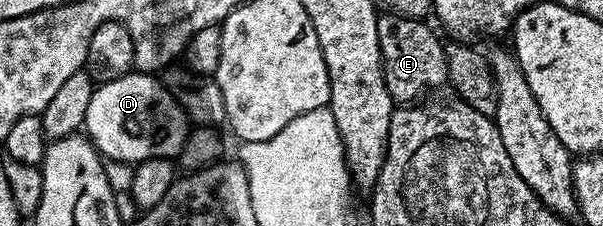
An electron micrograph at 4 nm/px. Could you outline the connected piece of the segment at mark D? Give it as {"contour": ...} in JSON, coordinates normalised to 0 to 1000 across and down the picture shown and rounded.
{"contour":[[[219,314],[186,358],[169,363],[159,389],[158,420],[148,438],[141,588],[151,637],[179,717],[206,712],[212,739],[222,739],[247,704],[262,695],[284,704],[295,686],[313,593],[313,522],[262,336],[249,319]]]}

